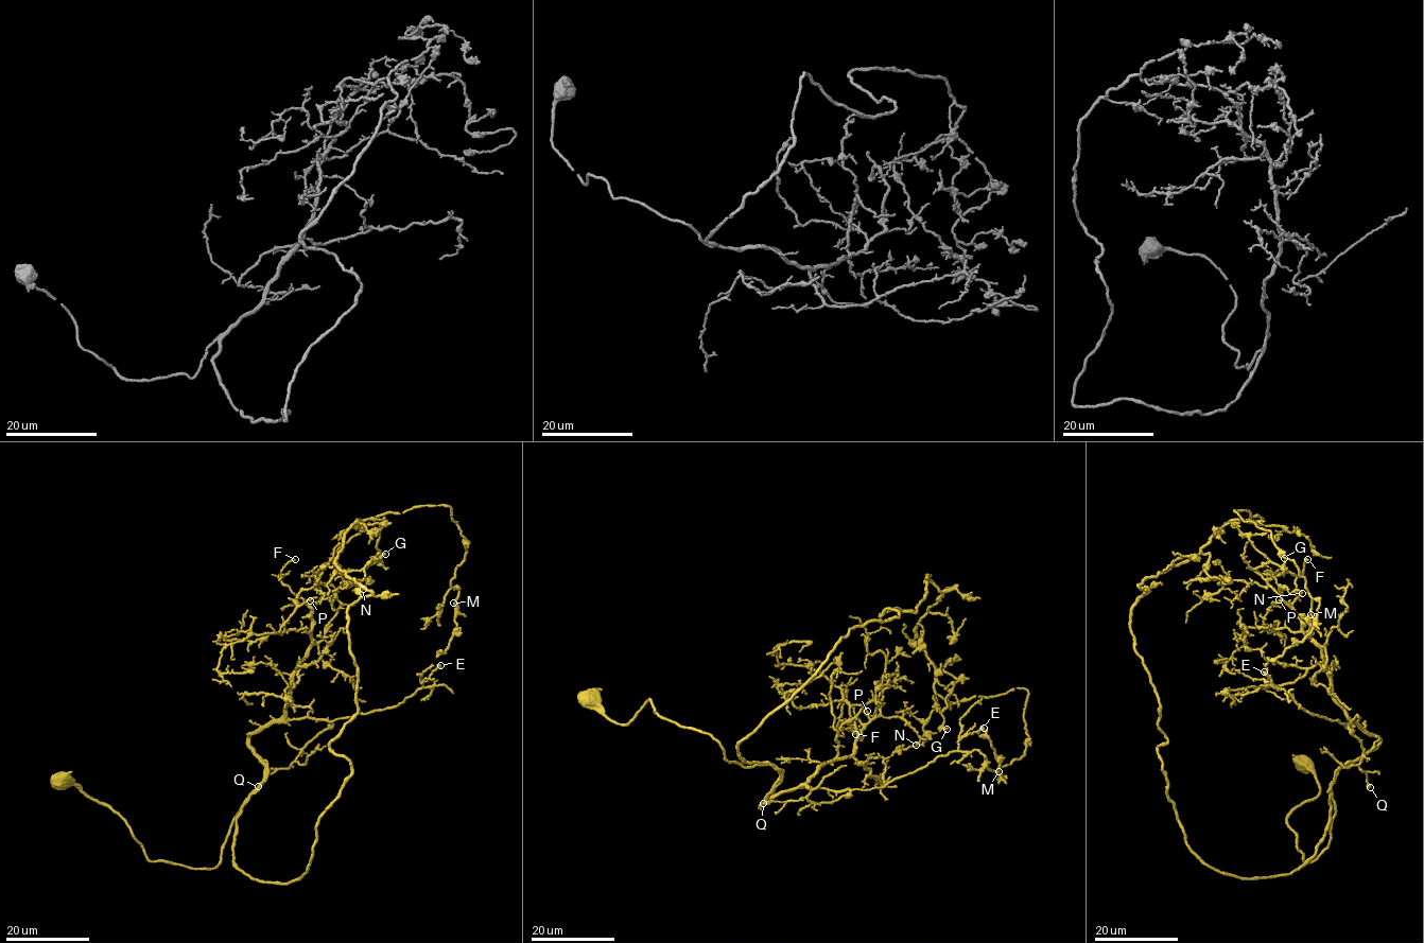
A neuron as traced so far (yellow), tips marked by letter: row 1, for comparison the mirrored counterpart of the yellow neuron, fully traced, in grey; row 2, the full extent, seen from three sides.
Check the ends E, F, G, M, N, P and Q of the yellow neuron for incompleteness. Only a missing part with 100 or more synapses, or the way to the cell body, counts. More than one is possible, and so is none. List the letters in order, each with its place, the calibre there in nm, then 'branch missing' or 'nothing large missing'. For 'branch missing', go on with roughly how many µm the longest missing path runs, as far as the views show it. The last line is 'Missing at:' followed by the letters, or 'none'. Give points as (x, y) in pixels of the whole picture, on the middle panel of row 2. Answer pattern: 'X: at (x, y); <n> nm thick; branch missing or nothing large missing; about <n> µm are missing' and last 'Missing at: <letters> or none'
E: at (984, 728); 550 nm thick; nothing large missing
F: at (855, 734); 320 nm thick; nothing large missing
G: at (947, 729); 160 nm thick; nothing large missing
M: at (999, 771); 140 nm thick; nothing large missing
N: at (916, 745); 140 nm thick; nothing large missing
P: at (867, 711); 100 nm thick; nothing large missing
Q: at (763, 803); 360 nm thick; nothing large missing
Missing at: none

